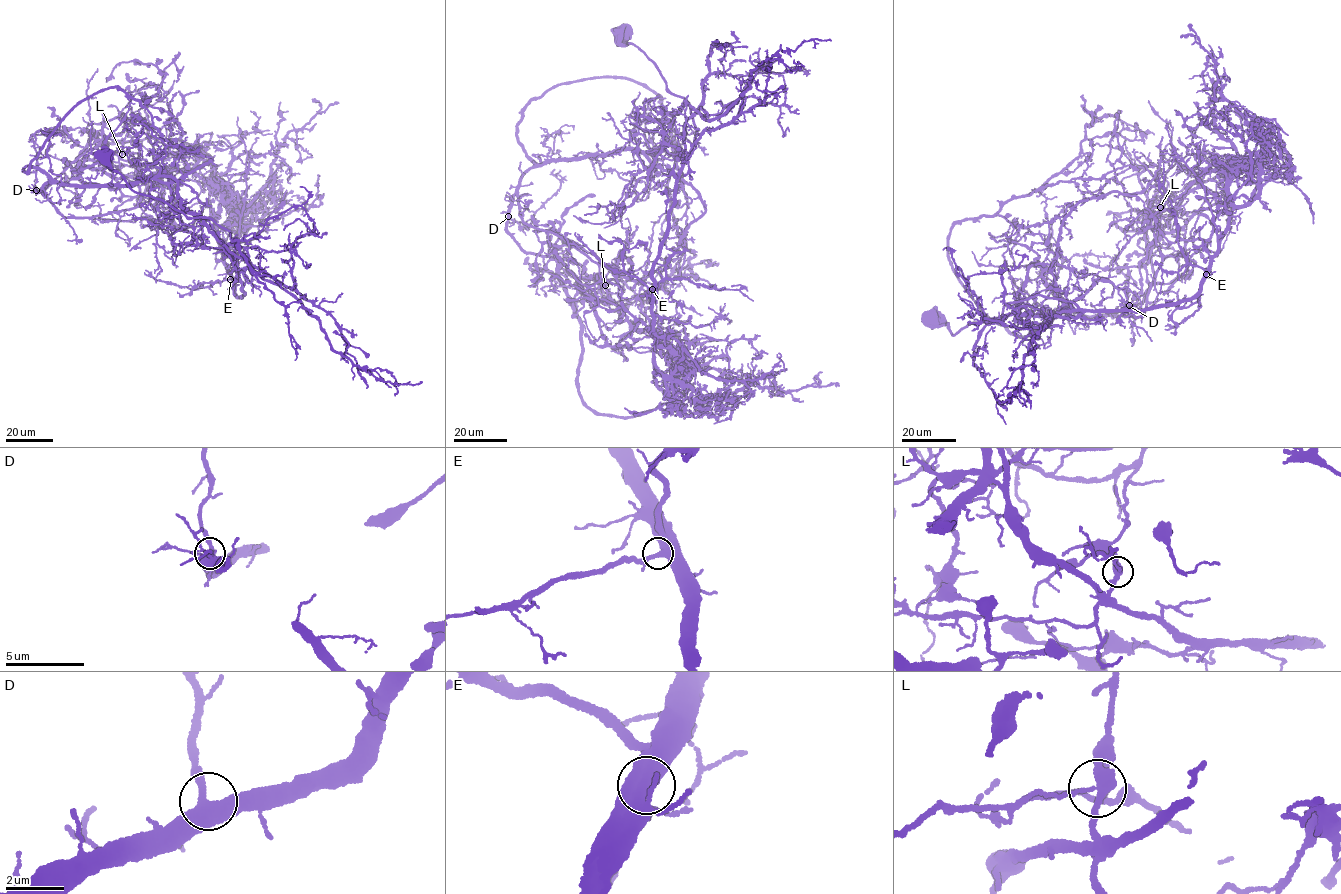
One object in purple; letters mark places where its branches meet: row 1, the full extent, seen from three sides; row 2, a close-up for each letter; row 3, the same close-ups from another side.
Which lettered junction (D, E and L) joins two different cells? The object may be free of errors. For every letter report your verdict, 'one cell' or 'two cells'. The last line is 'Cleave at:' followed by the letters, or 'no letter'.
D: one cell
E: one cell
L: two cells
Cleave at: L

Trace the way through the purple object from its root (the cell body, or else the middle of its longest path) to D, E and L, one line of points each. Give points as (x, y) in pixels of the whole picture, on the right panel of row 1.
D: (932, 319), (953, 335), (1037, 295), (1077, 308), (1052, 288), (1015, 300), (1035, 265), (1070, 311), (1129, 305)
E: (932, 319), (954, 334), (1041, 294), (1083, 309), (1152, 307), (1194, 295), (1206, 274)
L: (932, 319), (953, 335), (1037, 295), (1100, 311), (1194, 295), (1233, 209), (1227, 176), (1201, 174), (1159, 207)

